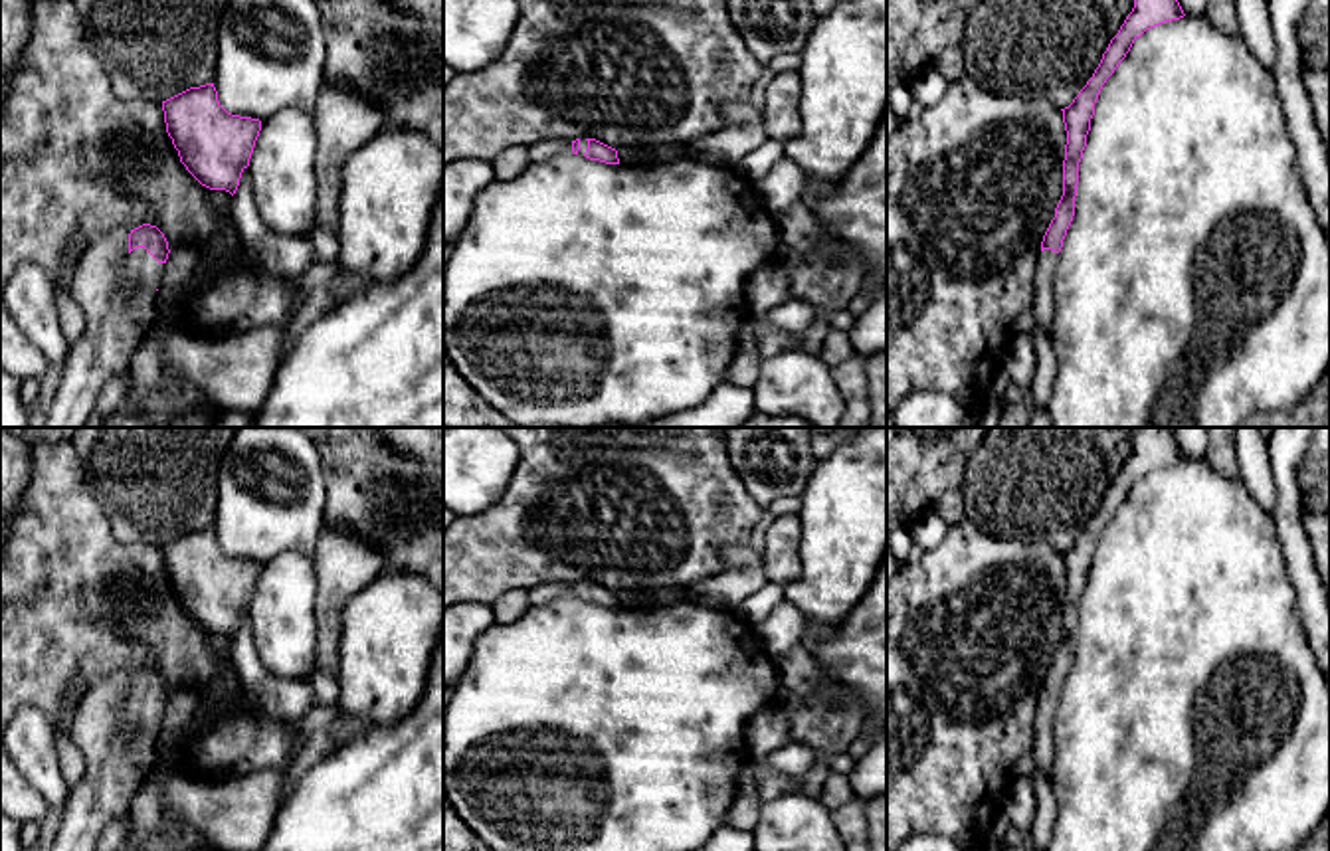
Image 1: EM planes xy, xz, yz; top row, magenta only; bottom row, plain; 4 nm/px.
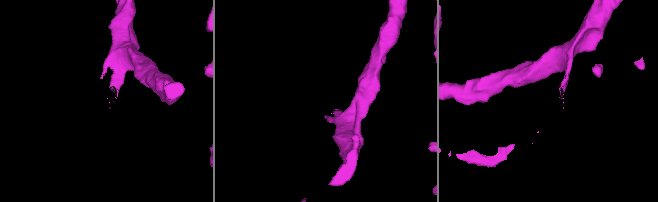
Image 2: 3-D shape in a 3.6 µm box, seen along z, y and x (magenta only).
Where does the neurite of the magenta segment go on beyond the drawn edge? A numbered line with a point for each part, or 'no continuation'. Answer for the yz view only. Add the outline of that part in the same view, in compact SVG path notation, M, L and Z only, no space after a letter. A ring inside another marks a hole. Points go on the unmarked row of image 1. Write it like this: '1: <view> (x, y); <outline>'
1: yz (1042, 753); M1051 693L1039 695L1037 714L1035 714L1035 742L1031 748L1031 758L1035 762L1035 772L1049 774L1053 764L1053 716L1057 710L1059 697Z

